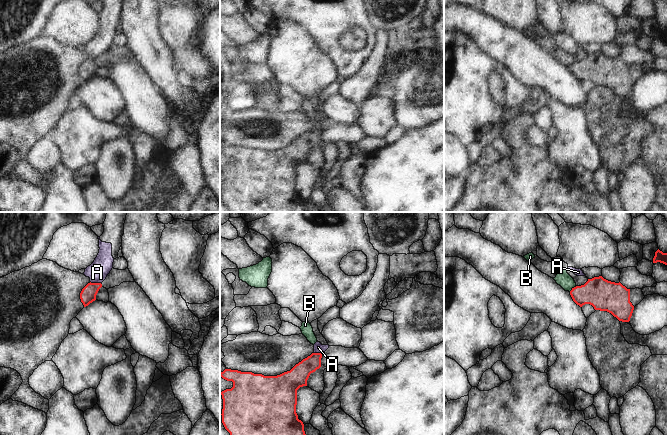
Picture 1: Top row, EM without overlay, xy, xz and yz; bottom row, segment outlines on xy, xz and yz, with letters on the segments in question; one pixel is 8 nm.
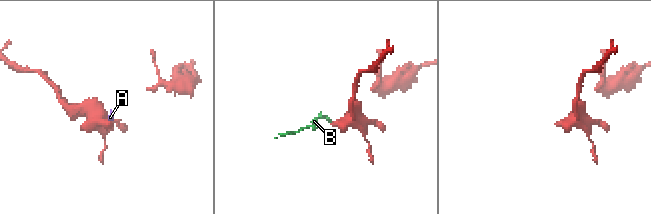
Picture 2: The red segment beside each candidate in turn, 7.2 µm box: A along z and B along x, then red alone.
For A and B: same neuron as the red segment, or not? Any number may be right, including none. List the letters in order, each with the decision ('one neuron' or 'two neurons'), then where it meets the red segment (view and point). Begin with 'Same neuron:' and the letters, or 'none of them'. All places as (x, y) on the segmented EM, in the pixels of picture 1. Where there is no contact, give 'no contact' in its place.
Same neuron: none of them
A: two neurons | xy (95, 283)
B: two neurons | yz (572, 288)

